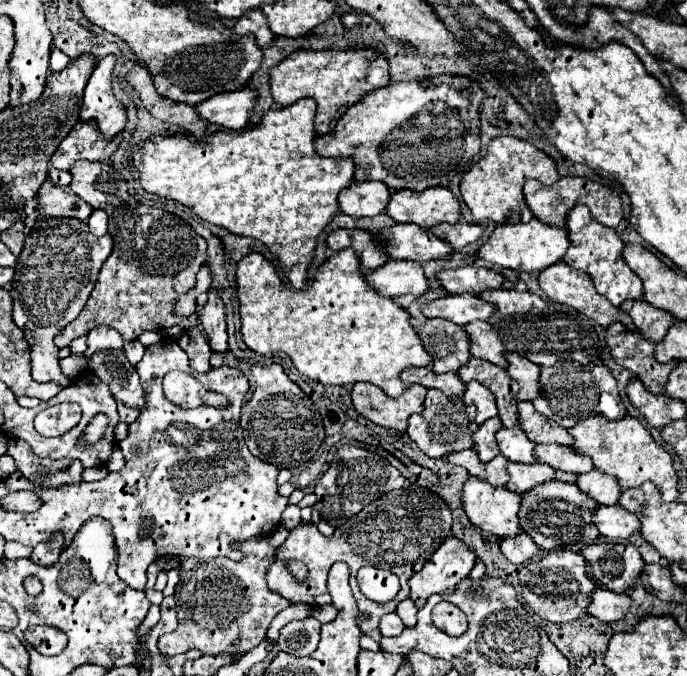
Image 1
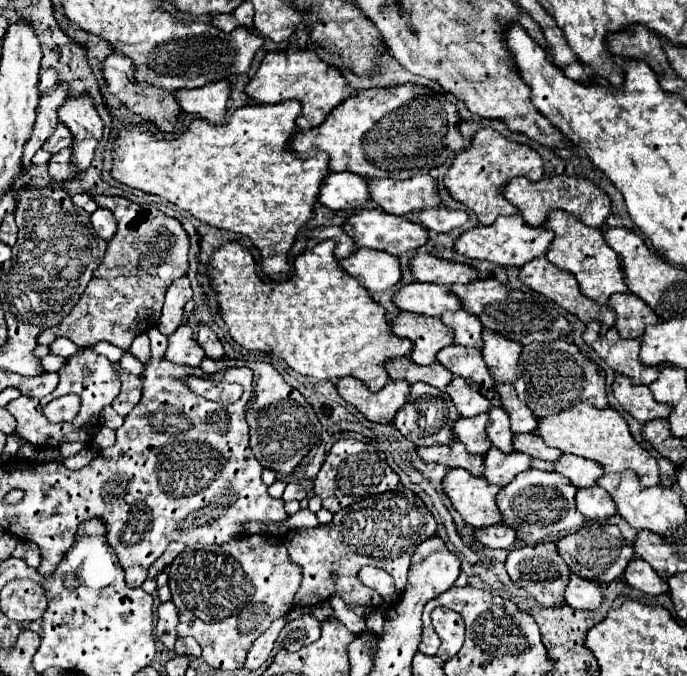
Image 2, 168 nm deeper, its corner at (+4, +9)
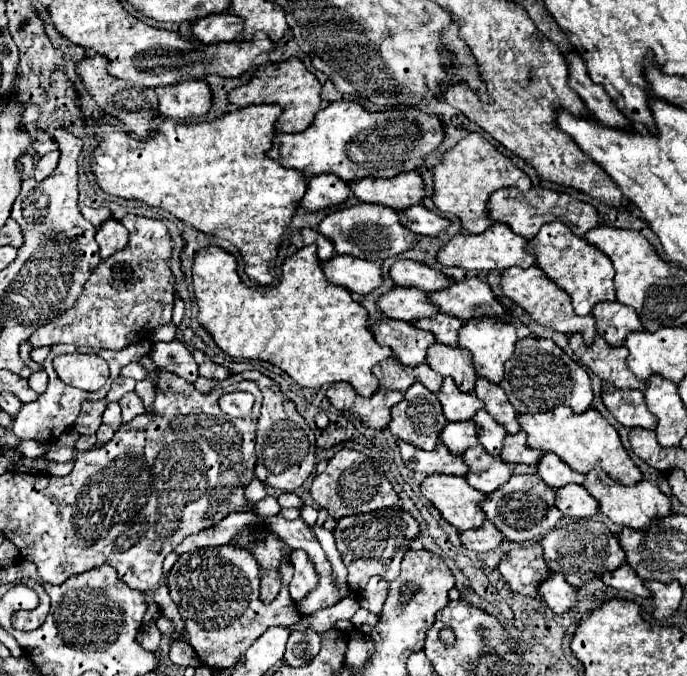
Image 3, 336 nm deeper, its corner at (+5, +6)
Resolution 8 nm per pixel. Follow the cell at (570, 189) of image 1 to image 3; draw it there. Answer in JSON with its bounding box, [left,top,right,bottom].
[489,186,599,240]

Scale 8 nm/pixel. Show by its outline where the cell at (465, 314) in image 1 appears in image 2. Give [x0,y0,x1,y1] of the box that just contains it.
[394,283,460,317]

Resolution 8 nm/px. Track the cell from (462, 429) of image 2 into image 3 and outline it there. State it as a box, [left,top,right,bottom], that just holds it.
[441,420,477,454]

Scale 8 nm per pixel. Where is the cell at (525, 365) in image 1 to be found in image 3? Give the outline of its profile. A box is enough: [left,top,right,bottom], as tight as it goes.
[459,320,515,384]

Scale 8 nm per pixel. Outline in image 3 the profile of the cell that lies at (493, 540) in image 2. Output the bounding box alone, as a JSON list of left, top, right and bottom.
[461,520,503,552]

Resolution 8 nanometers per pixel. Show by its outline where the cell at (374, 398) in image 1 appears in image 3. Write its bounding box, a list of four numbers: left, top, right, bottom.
[327,382,403,428]

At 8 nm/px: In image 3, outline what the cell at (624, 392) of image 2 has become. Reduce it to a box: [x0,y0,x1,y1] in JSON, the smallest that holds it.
[601,384,657,430]

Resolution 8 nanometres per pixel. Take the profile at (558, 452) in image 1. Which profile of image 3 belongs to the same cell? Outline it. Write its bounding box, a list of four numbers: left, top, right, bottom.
[501,432,545,464]

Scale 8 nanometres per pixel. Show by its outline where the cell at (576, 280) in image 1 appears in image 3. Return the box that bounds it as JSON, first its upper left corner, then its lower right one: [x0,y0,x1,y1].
[501,266,597,344]

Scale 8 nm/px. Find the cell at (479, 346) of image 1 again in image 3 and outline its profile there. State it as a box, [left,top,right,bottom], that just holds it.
[413,312,465,348]

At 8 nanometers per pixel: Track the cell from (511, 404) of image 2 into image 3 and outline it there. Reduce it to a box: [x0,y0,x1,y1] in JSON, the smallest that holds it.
[475,378,521,434]

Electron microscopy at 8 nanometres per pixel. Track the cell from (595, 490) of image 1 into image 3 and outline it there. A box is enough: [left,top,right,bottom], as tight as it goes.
[537,454,585,488]

